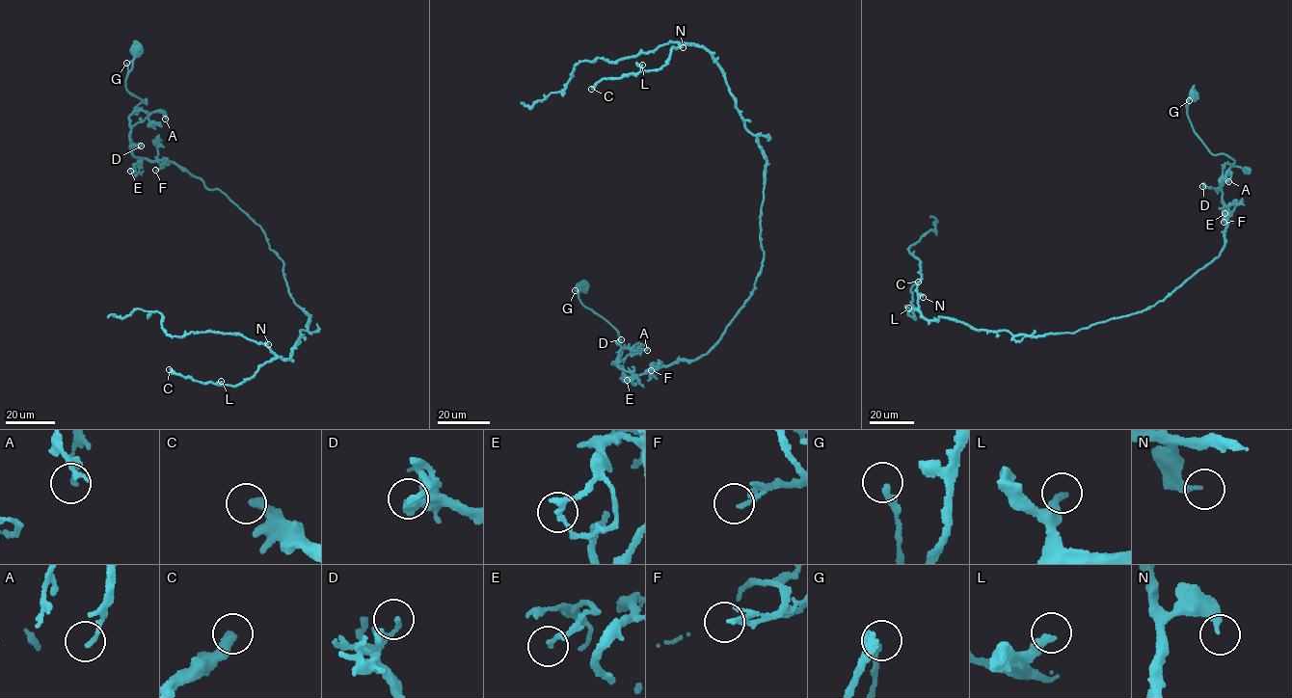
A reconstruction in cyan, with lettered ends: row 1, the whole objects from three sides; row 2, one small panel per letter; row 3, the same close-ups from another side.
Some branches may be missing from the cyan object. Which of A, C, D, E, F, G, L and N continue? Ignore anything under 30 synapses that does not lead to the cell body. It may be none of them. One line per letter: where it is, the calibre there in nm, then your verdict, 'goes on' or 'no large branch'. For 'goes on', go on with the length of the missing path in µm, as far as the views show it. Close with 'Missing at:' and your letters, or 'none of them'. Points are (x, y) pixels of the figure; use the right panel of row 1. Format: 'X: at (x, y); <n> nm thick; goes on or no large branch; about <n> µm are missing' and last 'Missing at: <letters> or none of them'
A: at (1228, 181); 150 nm thick; no large branch
C: at (918, 281); 320 nm thick; goes on; about 50 µm are missing
D: at (1202, 186); 190 nm thick; no large branch
E: at (1224, 213); 140 nm thick; no large branch
F: at (1224, 222); 180 nm thick; no large branch
G: at (1189, 100); 240 nm thick; no large branch
L: at (908, 308); 340 nm thick; no large branch
N: at (923, 297); 200 nm thick; no large branch
Missing at: C

